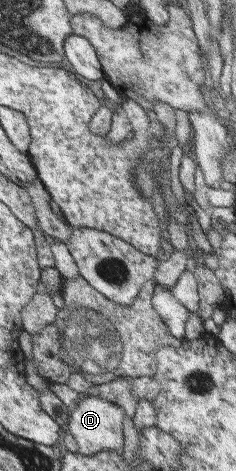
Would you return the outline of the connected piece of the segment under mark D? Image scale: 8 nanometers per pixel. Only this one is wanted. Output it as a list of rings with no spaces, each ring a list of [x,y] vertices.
[[[90,395],[81,396],[72,404],[67,421],[68,433],[76,441],[78,453],[92,455],[110,450],[121,453],[123,449],[121,426],[125,416],[125,411],[122,408],[115,406],[107,399]]]

